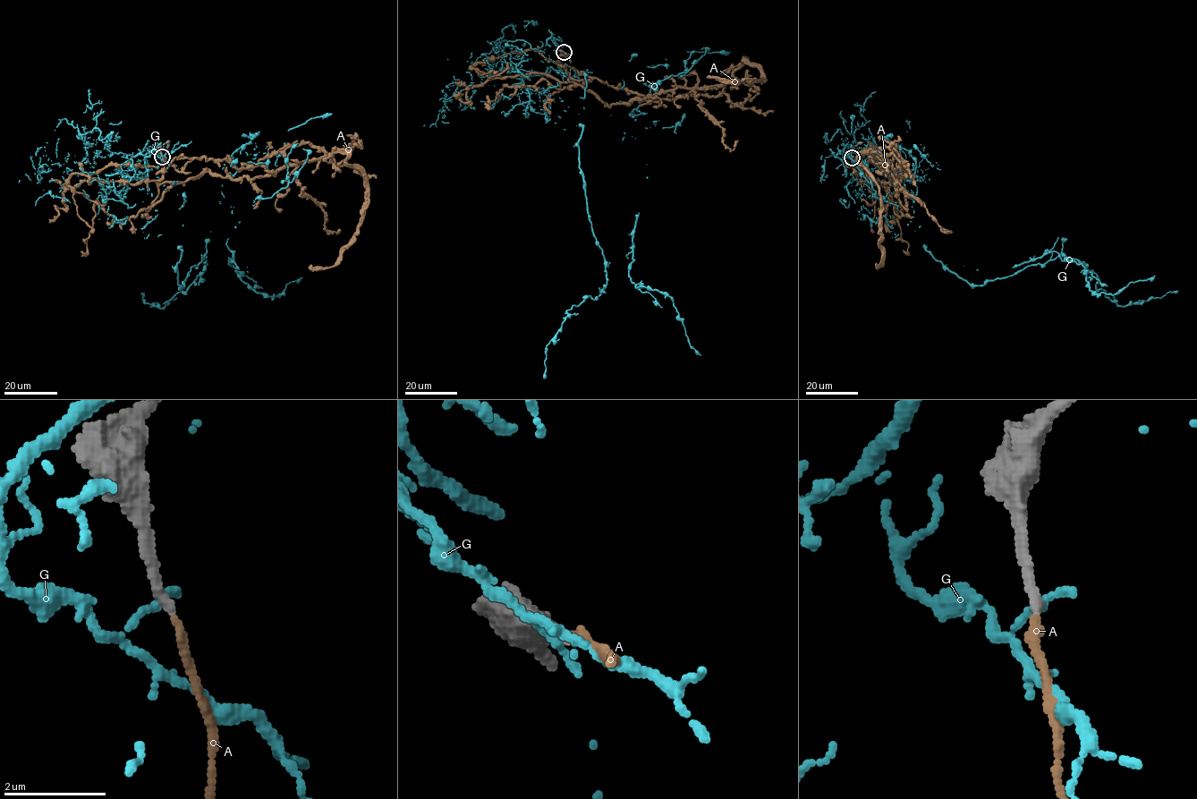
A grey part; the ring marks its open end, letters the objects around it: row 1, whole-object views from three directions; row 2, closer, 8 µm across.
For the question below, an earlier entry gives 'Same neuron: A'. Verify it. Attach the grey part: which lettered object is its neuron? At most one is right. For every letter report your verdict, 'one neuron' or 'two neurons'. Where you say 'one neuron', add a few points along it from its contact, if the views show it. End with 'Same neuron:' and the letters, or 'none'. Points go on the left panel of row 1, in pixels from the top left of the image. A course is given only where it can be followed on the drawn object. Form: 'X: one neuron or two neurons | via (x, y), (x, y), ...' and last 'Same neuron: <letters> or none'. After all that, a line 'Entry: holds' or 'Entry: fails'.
A: one neuron | via (162, 157), (157, 174), (175, 157), (243, 168), (305, 143), (326, 155), (252, 179), (84, 180), (49, 222)
G: two neurons
Same neuron: A
Entry: holds

